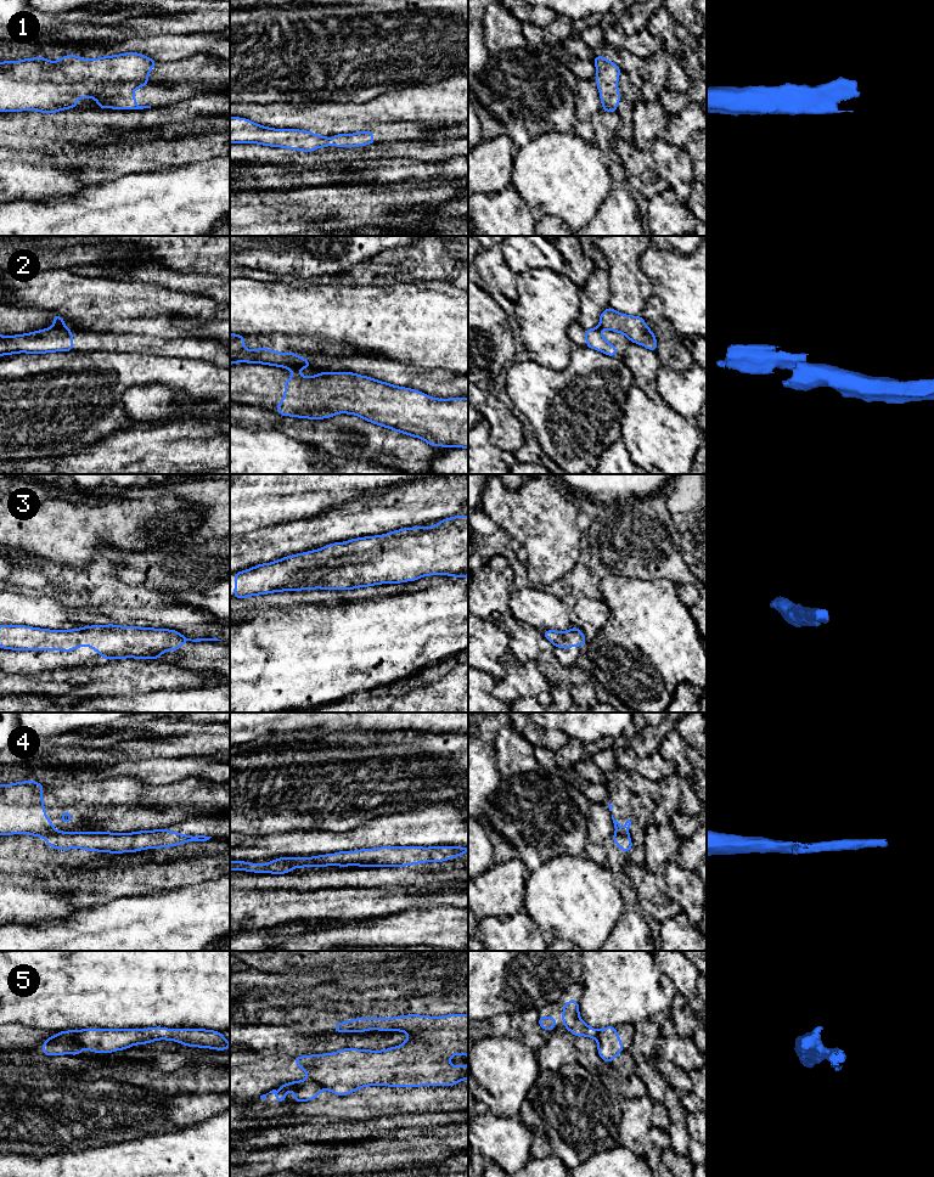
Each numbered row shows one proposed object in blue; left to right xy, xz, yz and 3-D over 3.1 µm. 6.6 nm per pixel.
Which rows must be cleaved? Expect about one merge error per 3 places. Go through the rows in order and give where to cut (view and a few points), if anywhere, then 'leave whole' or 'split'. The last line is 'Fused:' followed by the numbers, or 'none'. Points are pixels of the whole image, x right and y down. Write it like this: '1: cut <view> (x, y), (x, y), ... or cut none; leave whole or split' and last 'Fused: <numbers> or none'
1: cut none; leave whole
2: cut xy (54, 326), (63, 328); split
3: cut none; leave whole
4: cut xy (57, 832), (50, 833), (44, 838); split
5: cut xy (74, 1031), (82, 1046); split
Fused: 2, 4, 5

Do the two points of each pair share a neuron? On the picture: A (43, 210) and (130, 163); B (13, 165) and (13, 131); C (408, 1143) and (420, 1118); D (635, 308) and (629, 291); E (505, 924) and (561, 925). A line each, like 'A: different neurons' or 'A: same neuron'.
A: different neurons
B: different neurons
C: different neurons
D: same neuron
E: different neurons

